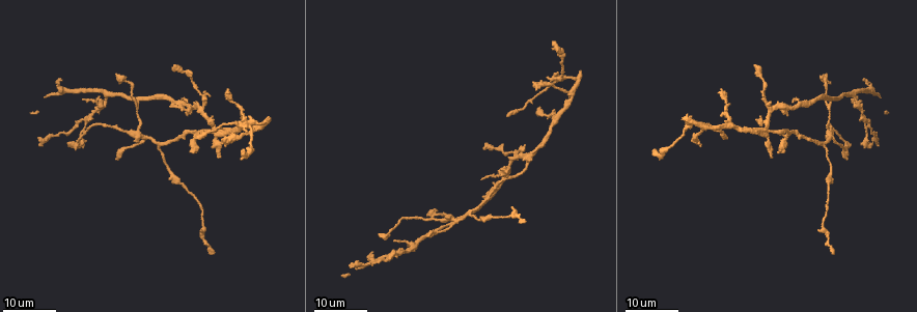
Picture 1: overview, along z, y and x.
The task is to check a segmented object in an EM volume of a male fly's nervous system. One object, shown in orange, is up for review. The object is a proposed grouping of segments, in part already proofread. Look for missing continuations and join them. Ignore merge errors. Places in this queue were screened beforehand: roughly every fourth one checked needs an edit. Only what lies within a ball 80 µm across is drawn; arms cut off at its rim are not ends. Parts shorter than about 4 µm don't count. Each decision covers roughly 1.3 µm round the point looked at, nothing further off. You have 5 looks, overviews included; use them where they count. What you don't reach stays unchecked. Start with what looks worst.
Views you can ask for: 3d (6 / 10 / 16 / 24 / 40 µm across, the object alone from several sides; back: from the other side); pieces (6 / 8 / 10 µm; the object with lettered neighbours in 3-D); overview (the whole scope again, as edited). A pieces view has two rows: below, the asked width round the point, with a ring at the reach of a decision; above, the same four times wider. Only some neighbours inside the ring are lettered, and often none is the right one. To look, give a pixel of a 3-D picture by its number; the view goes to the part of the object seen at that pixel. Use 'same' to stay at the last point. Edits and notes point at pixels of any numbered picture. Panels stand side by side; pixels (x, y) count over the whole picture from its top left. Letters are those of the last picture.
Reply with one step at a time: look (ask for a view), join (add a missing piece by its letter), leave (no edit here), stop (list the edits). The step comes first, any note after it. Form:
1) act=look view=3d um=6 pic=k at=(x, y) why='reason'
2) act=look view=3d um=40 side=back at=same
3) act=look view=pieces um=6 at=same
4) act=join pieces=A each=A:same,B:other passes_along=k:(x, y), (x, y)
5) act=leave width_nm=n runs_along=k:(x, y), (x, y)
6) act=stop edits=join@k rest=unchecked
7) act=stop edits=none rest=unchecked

act=look view=3d um=24 pic=1 at=(482, 180) why='branch stops here'

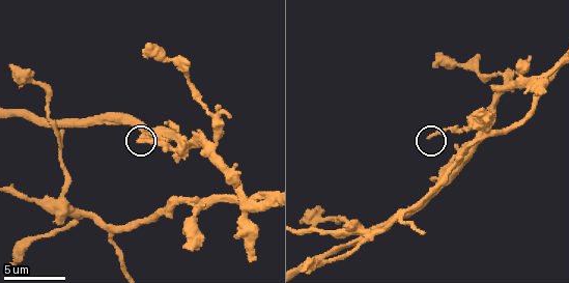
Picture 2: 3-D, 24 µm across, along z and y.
act=look view=pieces um=8 pic=2 at=(431, 135) why='see the neighbours'

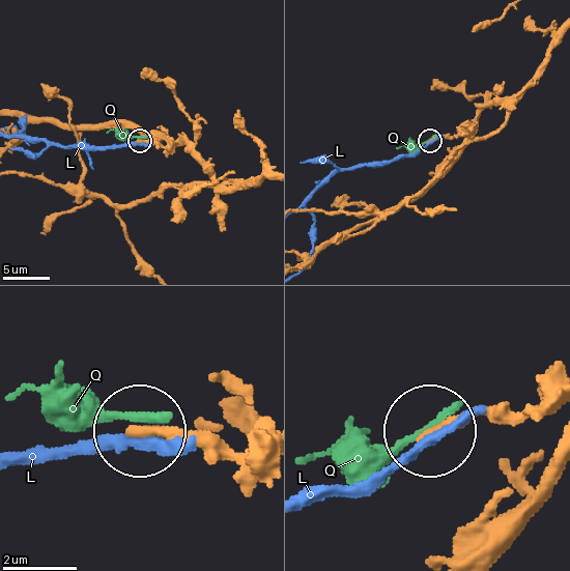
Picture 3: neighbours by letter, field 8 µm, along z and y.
act=leave each=L:other,Q:other runs_along=3:(267, 437), (211, 456), (140, 428) found='no lettered piece goes on from it'

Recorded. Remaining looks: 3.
act=look view=3d um=16 pic=1 at=(195, 139) why='branch stops here'

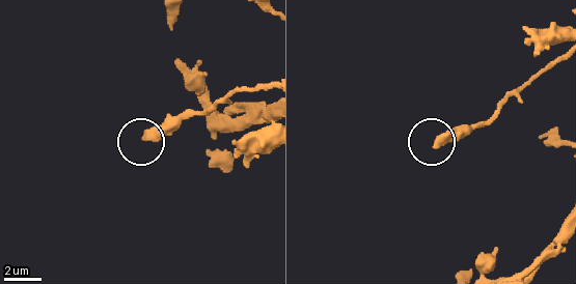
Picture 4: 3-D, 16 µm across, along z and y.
act=look view=pieces um=10 pic=4 at=(437, 144)

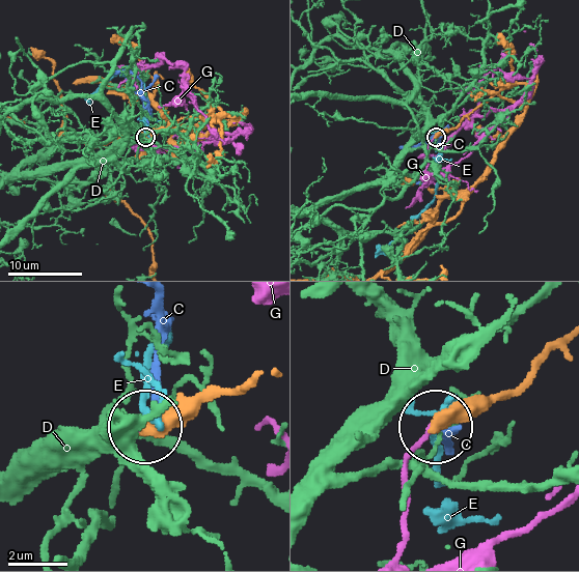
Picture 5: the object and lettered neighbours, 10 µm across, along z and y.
act=leave each=C:other,D:other,E:other,G:other found='none of them fits'

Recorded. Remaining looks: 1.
act=look view=pieces um=8 pic=2 at=(543, 94) why='an open end'

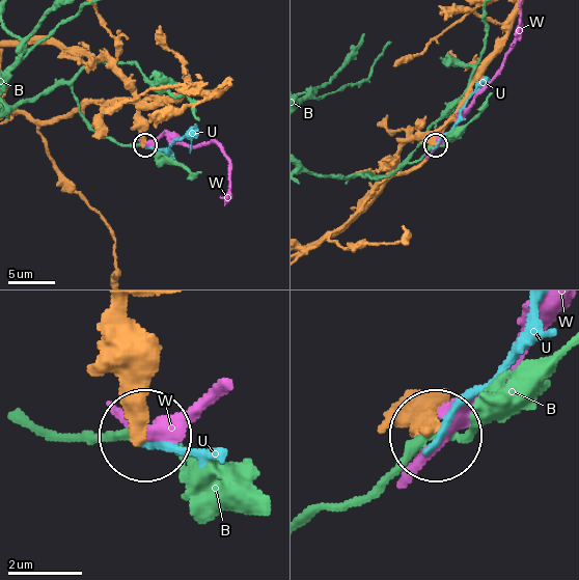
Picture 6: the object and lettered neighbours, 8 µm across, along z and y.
act=leave each=B:other,U:other,W:other runs_along=6:(113, 312), (113, 359), (138, 430) found='no lettered piece goes on from it'

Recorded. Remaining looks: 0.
act=stop edits=none rest=unchecked

